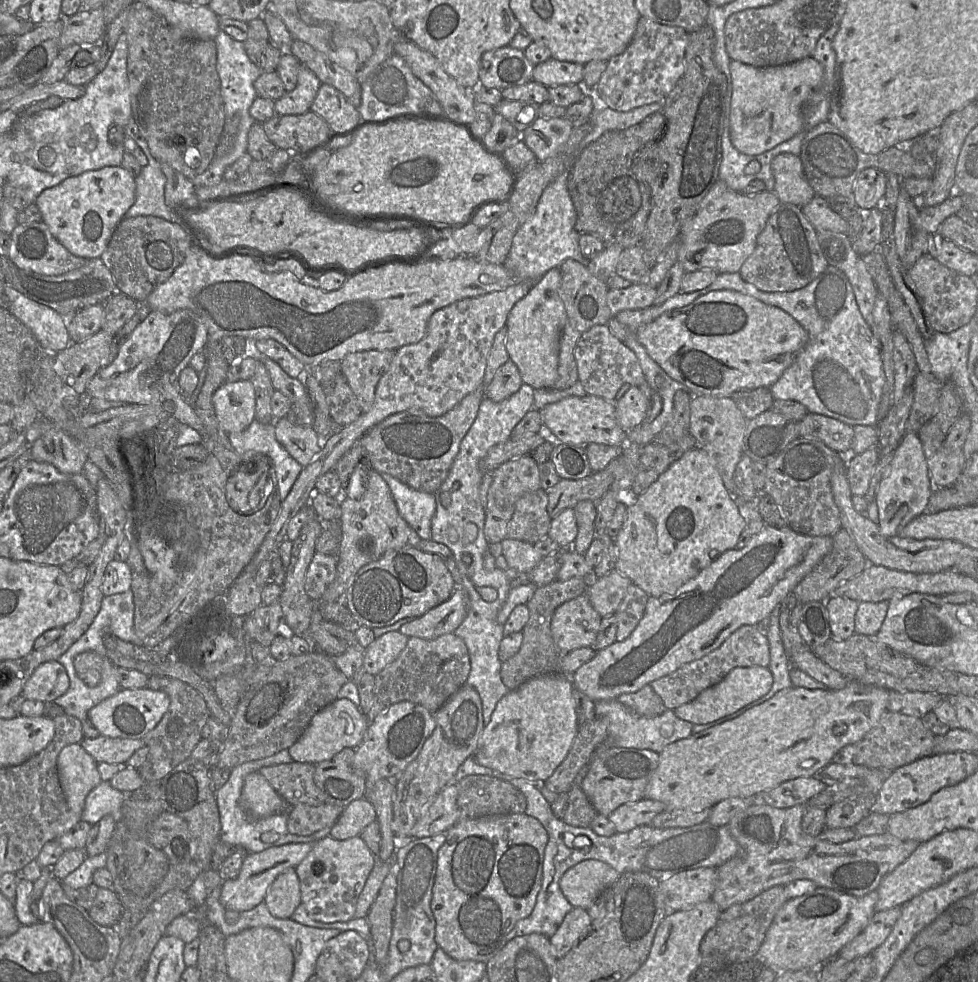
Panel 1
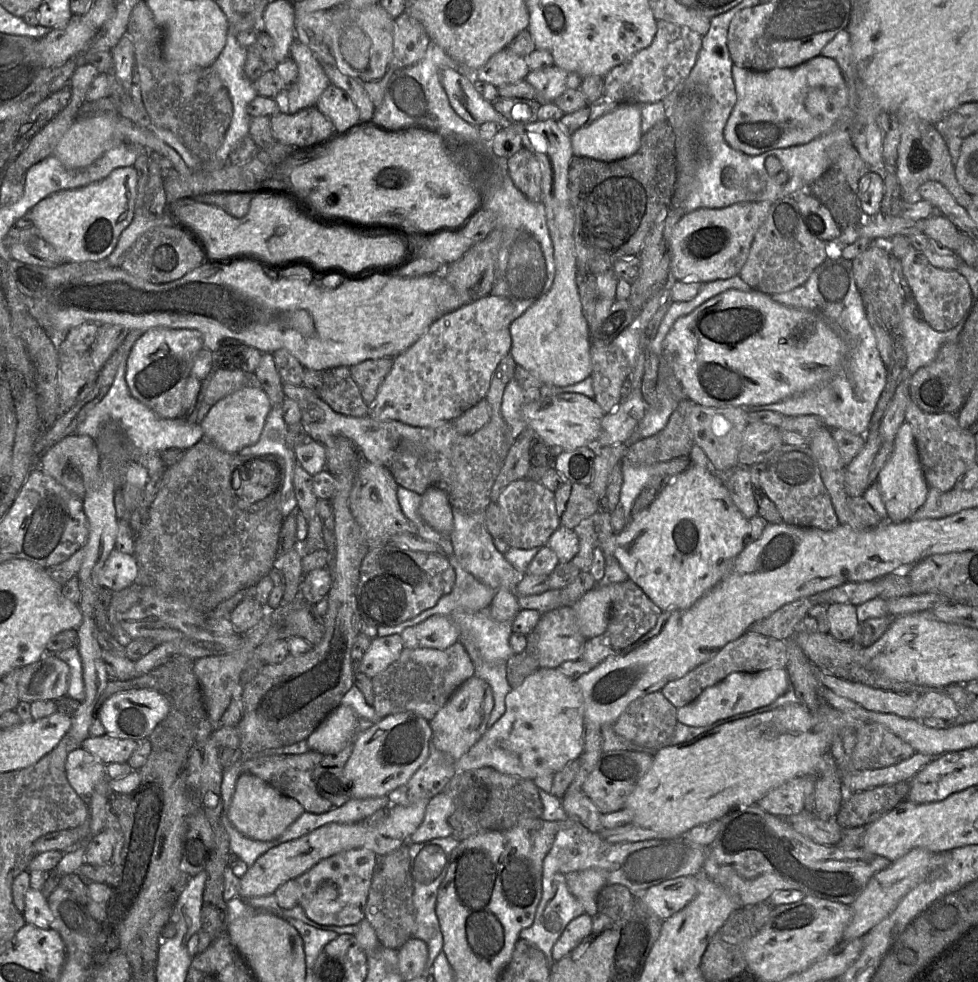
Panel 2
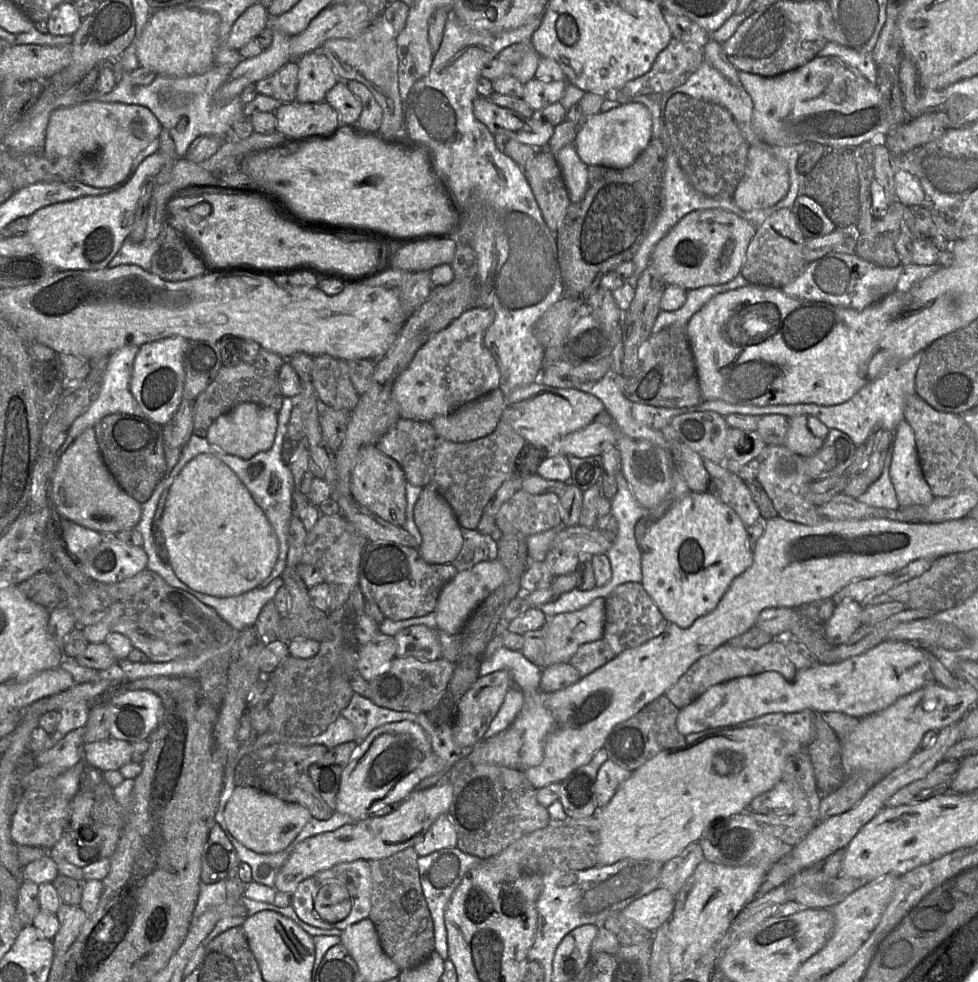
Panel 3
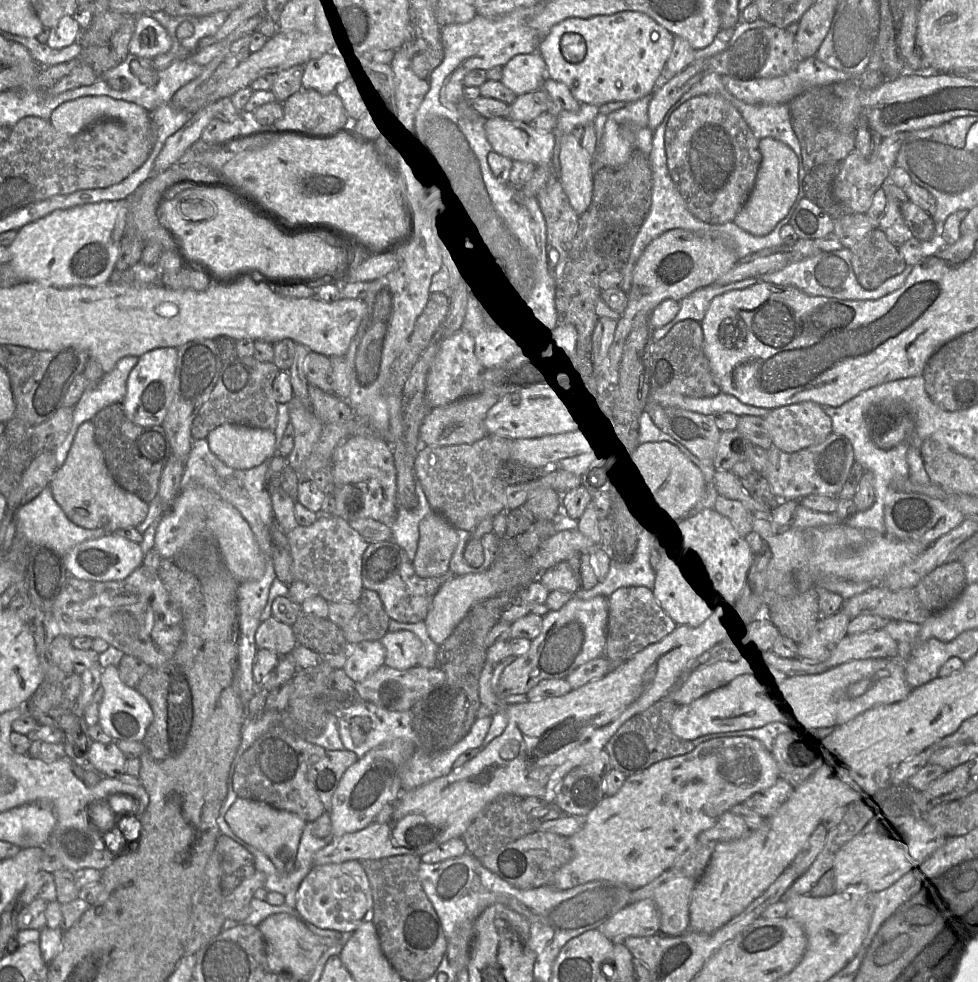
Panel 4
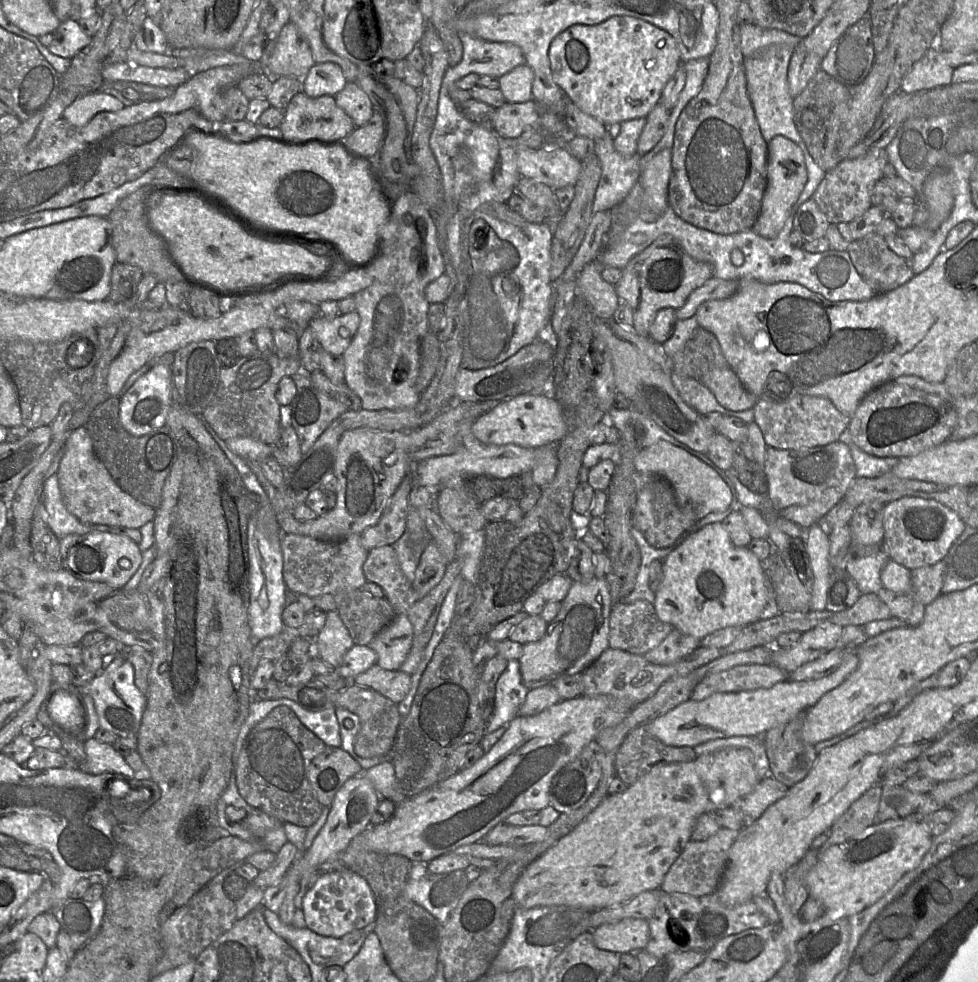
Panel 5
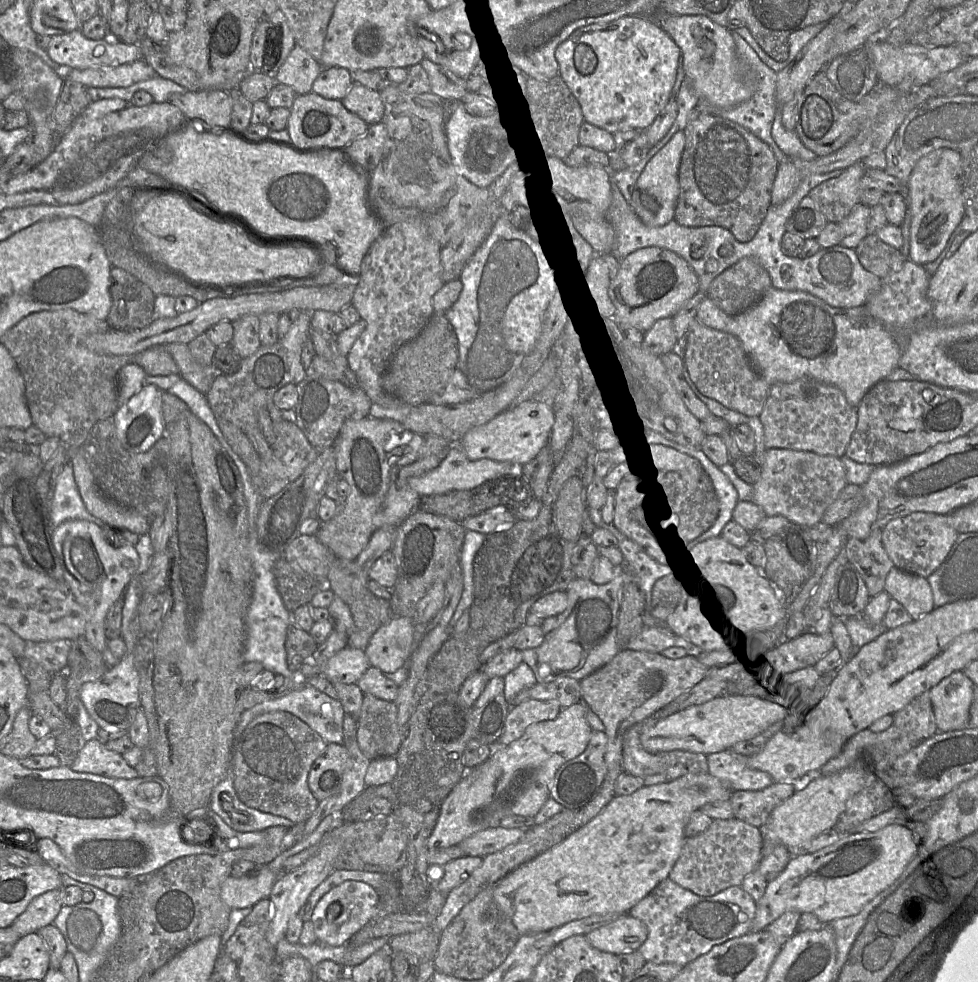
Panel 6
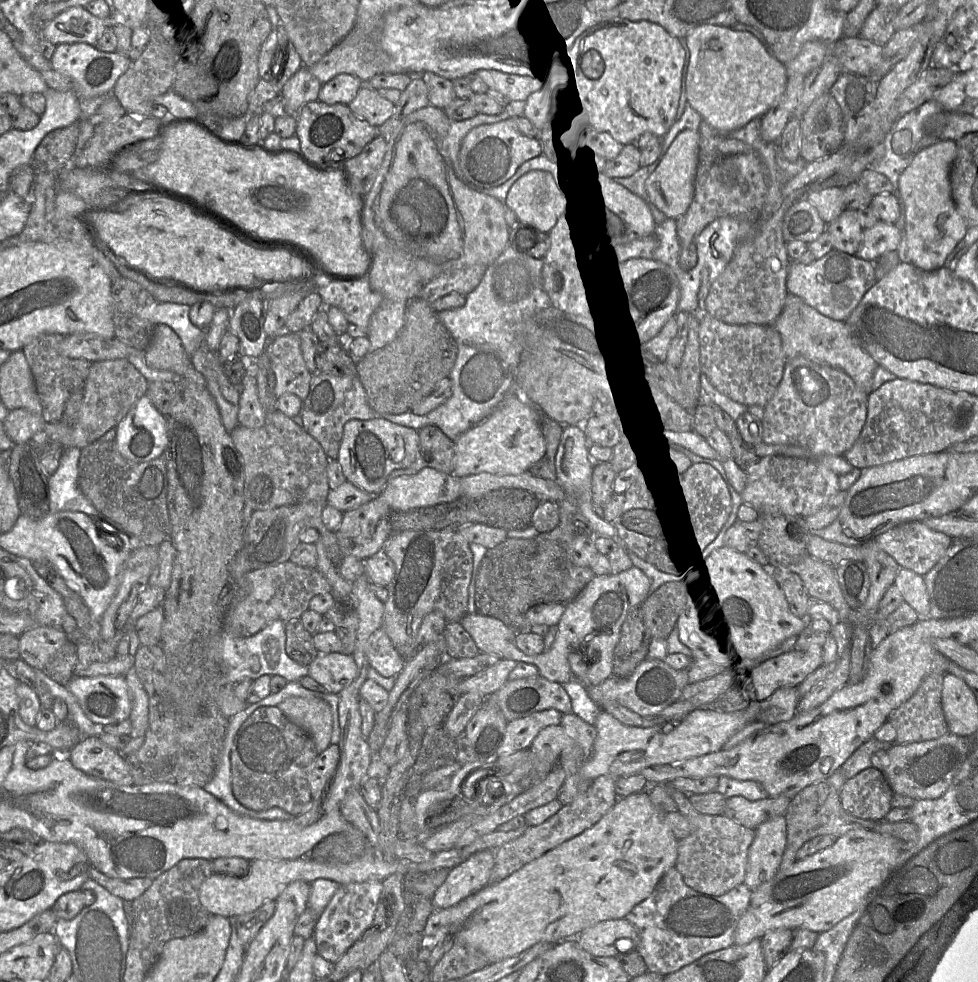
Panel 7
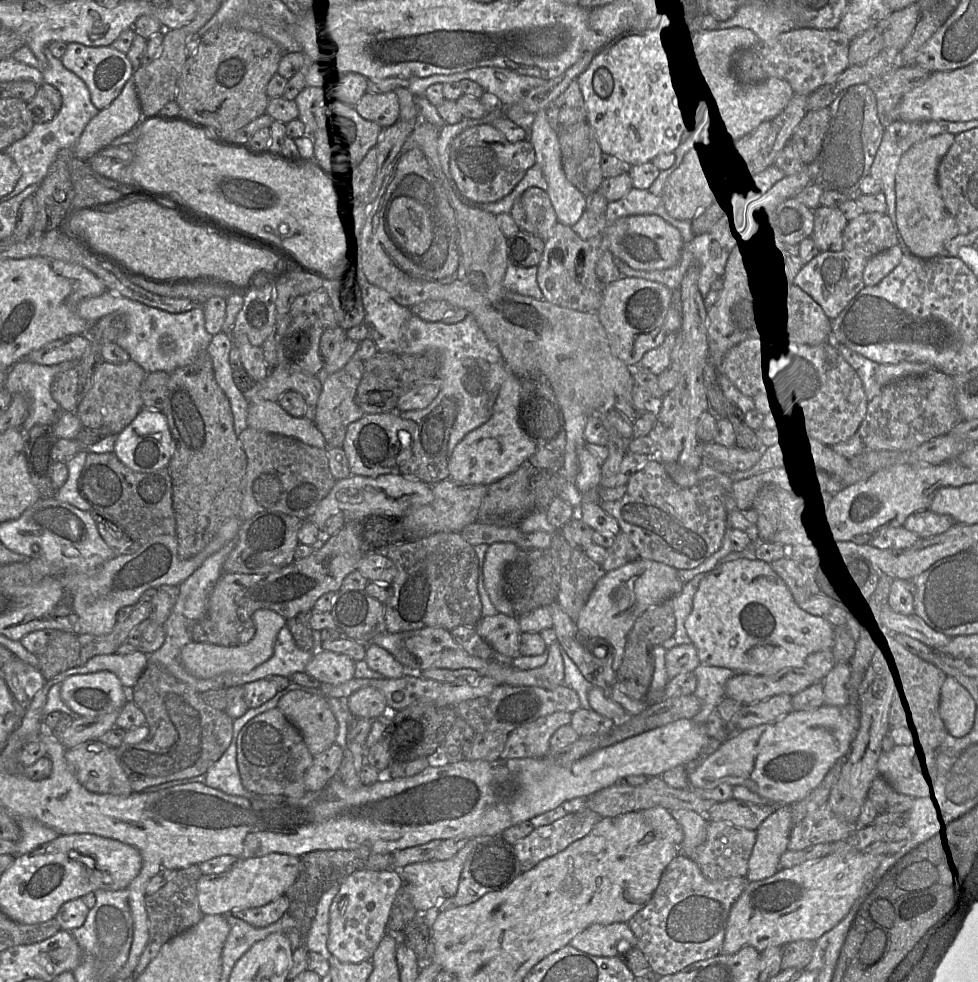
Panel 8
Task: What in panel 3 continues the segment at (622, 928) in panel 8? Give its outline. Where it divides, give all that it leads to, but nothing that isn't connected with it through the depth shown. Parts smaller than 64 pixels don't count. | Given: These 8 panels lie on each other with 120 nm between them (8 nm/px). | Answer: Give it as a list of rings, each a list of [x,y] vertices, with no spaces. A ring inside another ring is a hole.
[[[657,888],[631,902],[623,911],[627,918],[655,932],[668,923],[676,904],[676,896],[665,888]]]

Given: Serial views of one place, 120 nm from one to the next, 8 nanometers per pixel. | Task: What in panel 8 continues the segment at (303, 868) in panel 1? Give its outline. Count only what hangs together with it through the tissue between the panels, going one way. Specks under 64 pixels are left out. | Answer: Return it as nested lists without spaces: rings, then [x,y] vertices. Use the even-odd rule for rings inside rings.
[[[359,869],[340,884],[330,906],[327,941],[327,948],[335,961],[353,964],[371,961],[375,950],[387,934],[393,901],[402,886],[403,879],[398,870]]]

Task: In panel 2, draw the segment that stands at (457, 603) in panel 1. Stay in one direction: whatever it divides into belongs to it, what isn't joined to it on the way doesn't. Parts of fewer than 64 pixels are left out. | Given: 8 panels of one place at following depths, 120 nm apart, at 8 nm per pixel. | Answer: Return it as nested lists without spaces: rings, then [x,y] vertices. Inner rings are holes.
[[[434,615],[407,627],[401,633],[404,648],[444,650],[459,640],[459,630],[450,617]]]

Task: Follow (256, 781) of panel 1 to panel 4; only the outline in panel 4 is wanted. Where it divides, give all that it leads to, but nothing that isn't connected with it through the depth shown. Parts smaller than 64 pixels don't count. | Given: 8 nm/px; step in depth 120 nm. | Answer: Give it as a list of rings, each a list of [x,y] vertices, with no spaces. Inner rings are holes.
[[[238,797],[227,811],[225,820],[238,838],[263,852],[281,875],[294,871],[301,834],[307,824],[297,814],[276,809],[265,802]]]

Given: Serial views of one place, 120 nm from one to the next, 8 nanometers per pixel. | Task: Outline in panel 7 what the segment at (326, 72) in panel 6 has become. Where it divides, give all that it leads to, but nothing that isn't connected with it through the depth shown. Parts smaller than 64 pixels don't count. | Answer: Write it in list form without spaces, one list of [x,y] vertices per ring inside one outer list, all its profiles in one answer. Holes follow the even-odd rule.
[[[342,73],[322,84],[318,99],[327,104],[348,105],[357,95],[363,83],[358,77]]]

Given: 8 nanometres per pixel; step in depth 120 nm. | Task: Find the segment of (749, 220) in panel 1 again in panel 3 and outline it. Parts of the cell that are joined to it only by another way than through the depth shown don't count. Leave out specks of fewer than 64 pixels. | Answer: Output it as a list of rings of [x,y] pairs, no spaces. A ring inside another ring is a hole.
[[[720,208],[696,210],[685,215],[658,242],[651,254],[650,264],[666,285],[678,285],[687,291],[726,283],[740,273],[755,232],[756,227],[753,224],[731,211]]]

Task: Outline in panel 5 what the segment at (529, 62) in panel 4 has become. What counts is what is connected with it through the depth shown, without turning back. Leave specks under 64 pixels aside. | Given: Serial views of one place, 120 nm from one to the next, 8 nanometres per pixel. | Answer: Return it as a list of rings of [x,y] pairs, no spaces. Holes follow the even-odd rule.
[[[527,64],[515,67],[499,78],[500,89],[507,102],[526,102],[533,99],[534,71]]]

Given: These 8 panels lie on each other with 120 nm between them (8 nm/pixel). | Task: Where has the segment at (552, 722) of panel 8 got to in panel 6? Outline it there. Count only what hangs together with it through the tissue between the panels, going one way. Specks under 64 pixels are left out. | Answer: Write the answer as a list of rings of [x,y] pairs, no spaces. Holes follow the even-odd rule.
[[[530,699],[511,706],[498,739],[500,745],[506,746],[518,740],[535,723],[556,719],[561,710],[562,707],[555,700]]]

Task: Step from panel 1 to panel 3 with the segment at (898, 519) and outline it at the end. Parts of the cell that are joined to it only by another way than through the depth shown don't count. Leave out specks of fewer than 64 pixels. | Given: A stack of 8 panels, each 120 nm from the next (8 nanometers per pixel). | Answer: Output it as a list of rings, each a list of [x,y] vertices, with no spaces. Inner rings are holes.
[[[906,420],[894,432],[890,479],[900,507],[927,505],[934,499],[920,466],[914,432]]]

